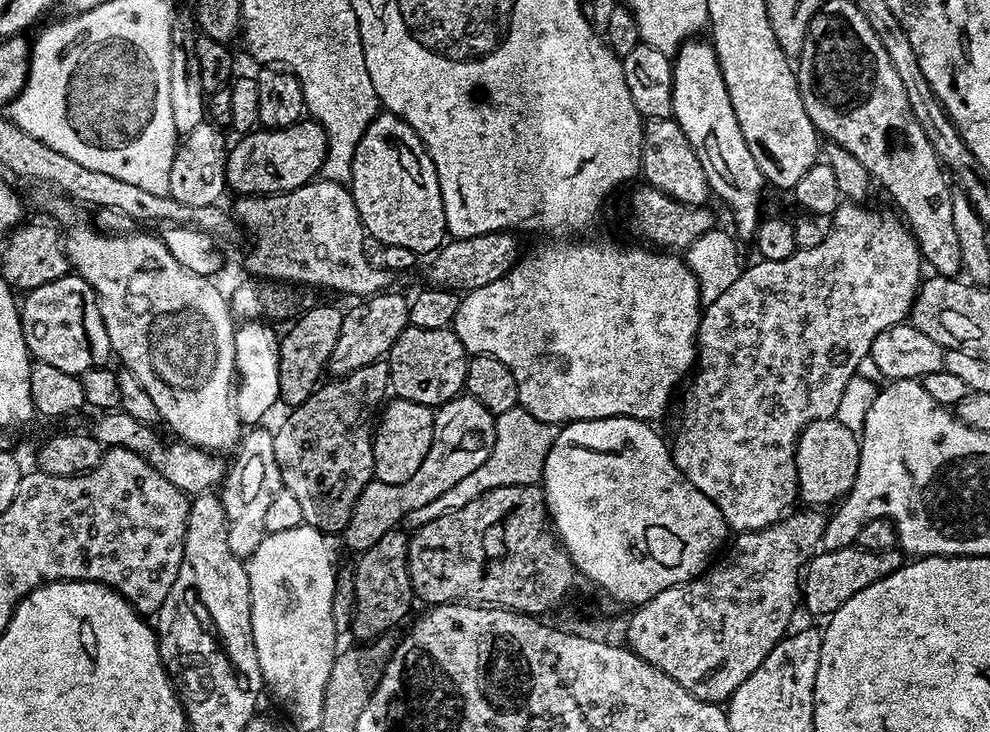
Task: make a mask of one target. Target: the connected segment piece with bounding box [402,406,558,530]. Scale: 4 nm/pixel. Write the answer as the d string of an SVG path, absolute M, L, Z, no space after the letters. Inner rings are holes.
M519 406L499 413L495 420L496 437L494 437L490 458L486 458L486 462L482 462L482 466L478 466L478 470L474 470L474 474L466 474L466 478L462 478L462 482L458 482L458 486L450 486L450 490L446 490L446 494L434 498L434 502L426 502L426 506L422 506L418 510L410 510L410 514L406 514L406 518L402 522L405 529L420 528L426 522L430 522L442 514L466 506L484 492L502 486L535 484L543 477L546 454L556 437L557 425L542 422Z

